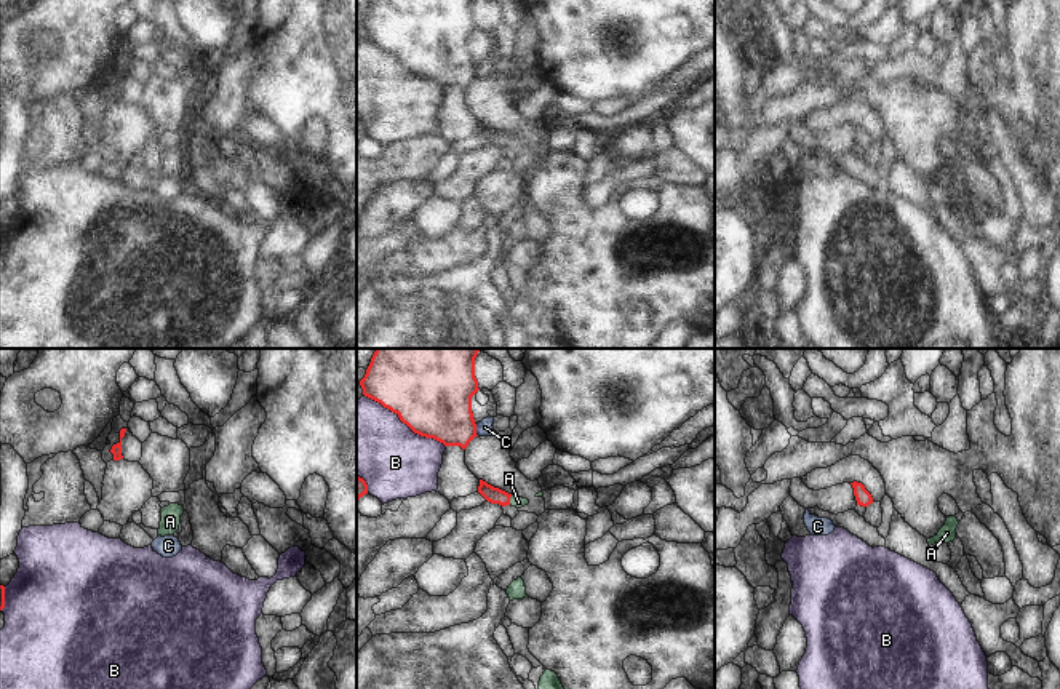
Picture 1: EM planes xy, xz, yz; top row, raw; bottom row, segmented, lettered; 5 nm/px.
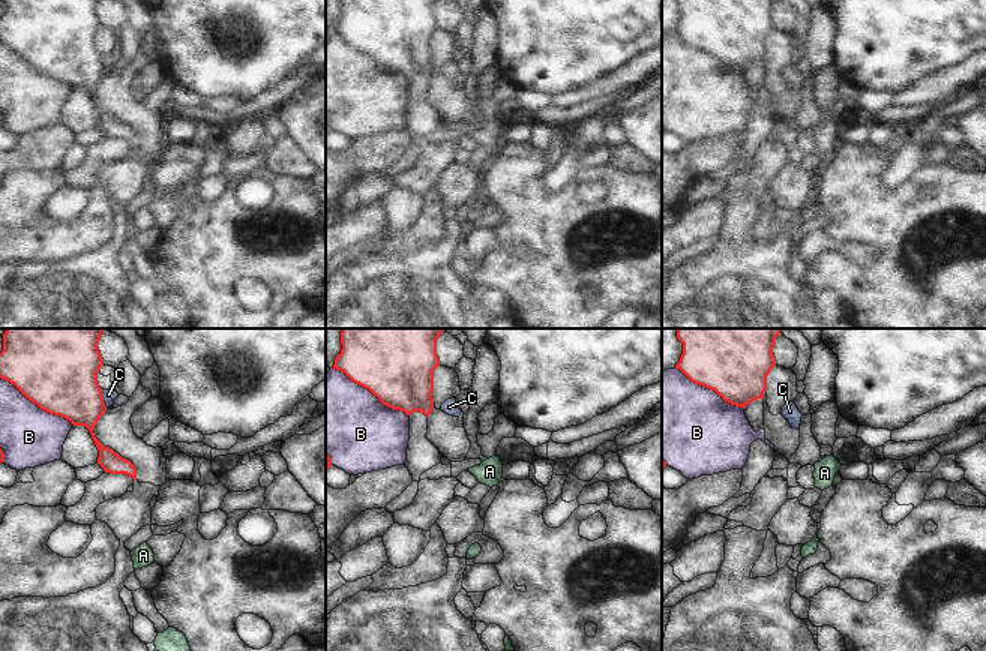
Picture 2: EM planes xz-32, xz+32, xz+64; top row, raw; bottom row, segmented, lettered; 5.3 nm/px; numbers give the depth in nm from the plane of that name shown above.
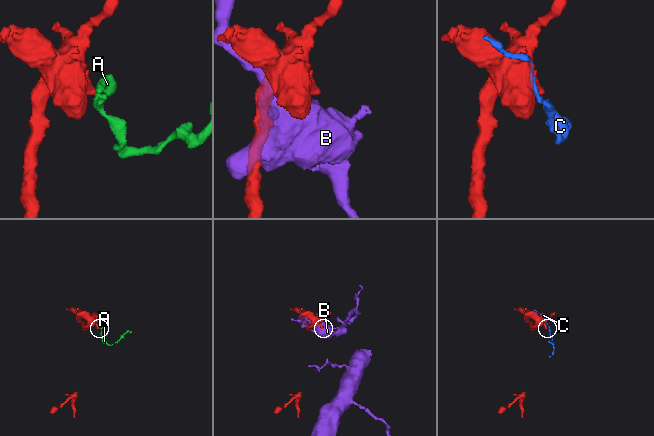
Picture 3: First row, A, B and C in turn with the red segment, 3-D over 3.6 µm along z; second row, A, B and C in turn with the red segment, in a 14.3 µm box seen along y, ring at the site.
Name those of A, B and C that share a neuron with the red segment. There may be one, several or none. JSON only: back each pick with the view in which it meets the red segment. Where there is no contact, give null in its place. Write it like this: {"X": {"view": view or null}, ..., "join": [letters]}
{"A": {"view": "xz"}, "join": ["A"]}

